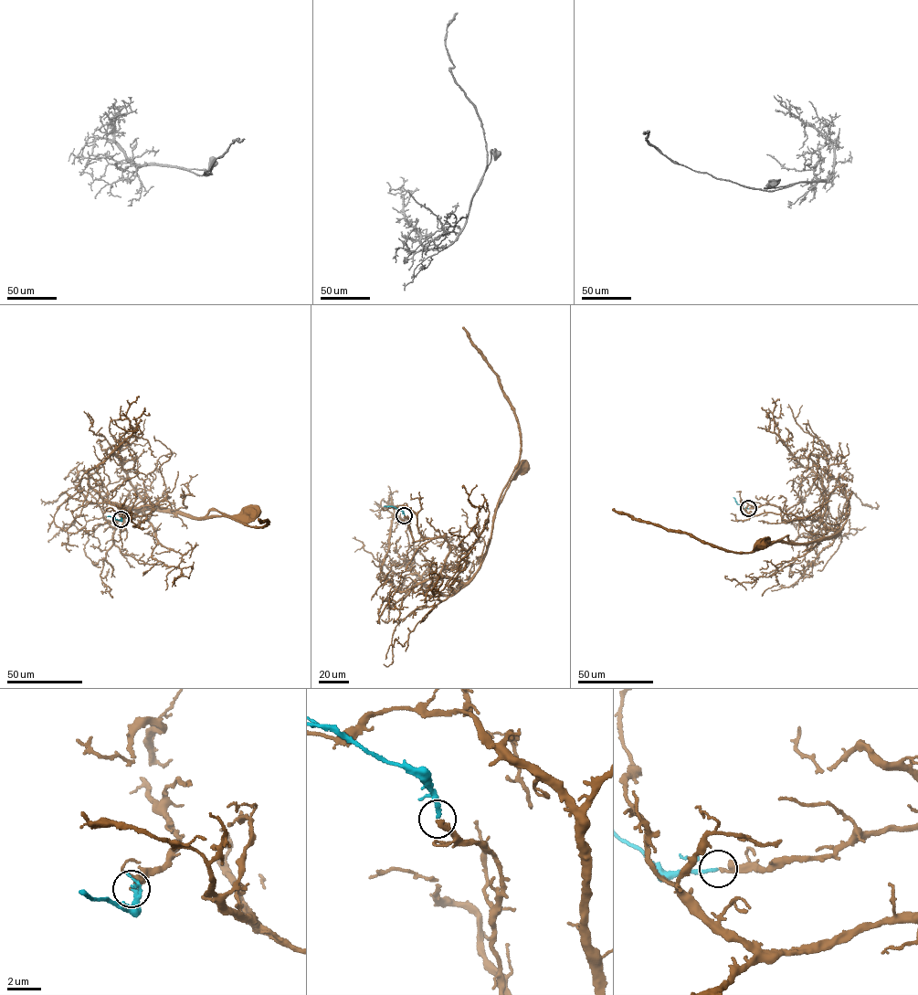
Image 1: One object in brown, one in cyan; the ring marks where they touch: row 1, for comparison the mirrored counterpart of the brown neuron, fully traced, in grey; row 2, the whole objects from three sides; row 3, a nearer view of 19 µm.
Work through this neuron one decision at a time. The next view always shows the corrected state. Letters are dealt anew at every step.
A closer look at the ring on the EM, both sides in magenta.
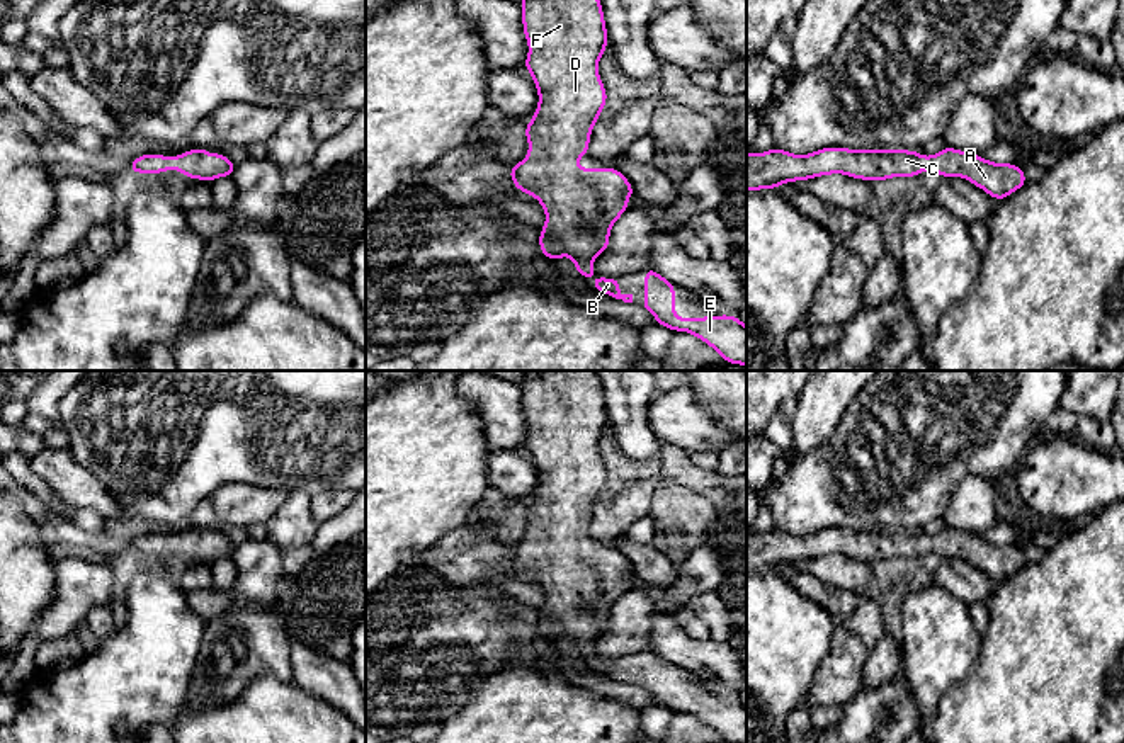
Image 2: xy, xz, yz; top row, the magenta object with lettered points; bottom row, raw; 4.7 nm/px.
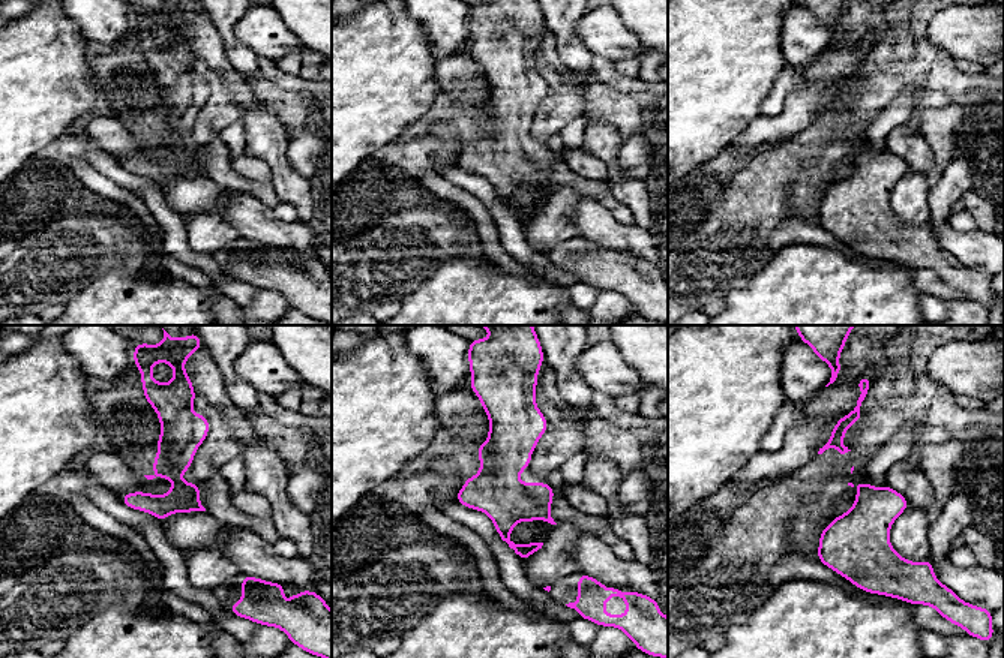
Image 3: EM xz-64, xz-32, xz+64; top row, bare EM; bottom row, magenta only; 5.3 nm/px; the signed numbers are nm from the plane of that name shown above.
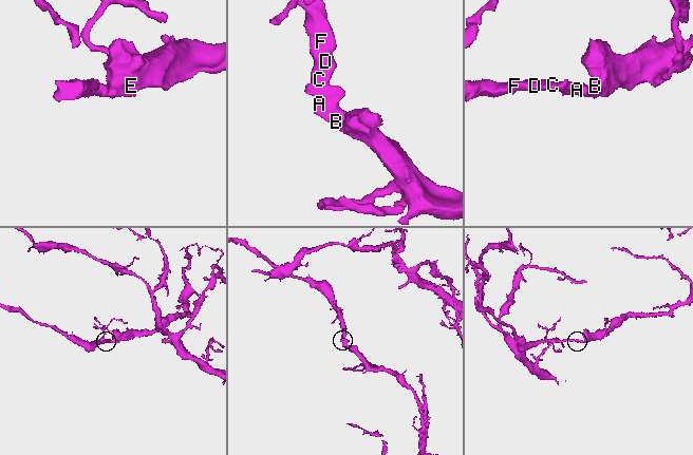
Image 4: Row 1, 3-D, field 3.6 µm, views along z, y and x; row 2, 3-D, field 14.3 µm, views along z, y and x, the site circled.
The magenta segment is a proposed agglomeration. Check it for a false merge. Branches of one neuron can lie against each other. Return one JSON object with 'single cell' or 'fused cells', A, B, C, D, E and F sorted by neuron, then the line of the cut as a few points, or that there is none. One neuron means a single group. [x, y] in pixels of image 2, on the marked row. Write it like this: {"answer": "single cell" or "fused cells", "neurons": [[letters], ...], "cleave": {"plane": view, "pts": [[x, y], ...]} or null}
{"answer": "single cell", "neurons": [["A", "B", "C", "D", "E", "F"]], "cleave": null}

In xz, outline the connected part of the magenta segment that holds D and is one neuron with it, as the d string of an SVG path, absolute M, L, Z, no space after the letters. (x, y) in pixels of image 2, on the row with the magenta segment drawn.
M524 0L522 27L529 44L524 68L532 75L539 94L537 109L524 129L527 156L510 167L517 190L531 194L546 213L539 231L541 253L553 262L571 257L575 270L592 279L593 260L609 252L612 224L627 211L634 196L631 182L616 168L580 168L576 160L588 153L592 128L607 104L597 63L609 36L600 0Z

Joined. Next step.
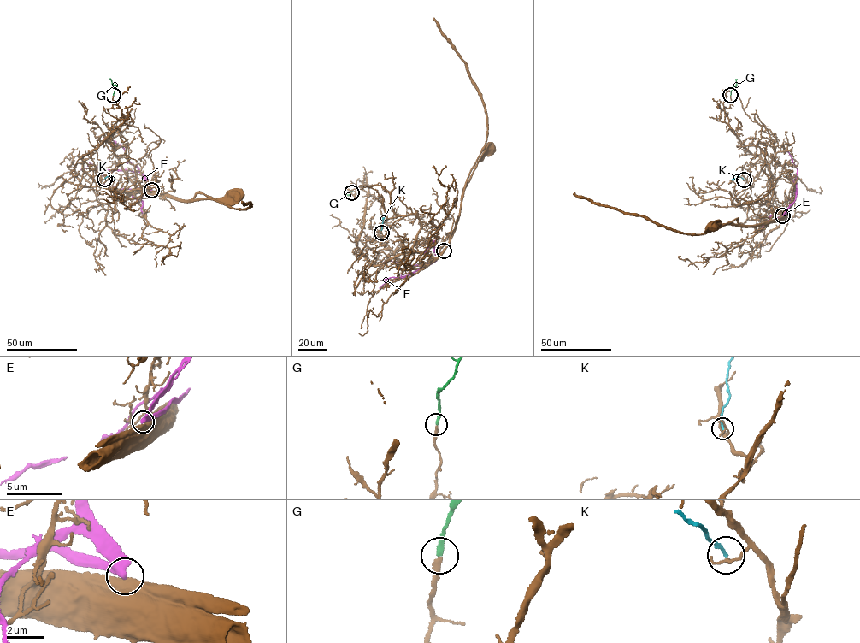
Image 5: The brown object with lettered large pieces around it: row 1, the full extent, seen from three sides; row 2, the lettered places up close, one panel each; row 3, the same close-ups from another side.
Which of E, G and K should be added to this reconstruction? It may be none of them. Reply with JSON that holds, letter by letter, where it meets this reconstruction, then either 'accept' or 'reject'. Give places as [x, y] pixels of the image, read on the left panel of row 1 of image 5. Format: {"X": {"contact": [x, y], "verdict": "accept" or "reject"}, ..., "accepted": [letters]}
{"E": {"contact": [151, 190], "verdict": "reject"}, "G": {"contact": [113, 95], "verdict": "accept"}, "K": {"contact": [104, 179], "verdict": "reject"}, "accepted": ["G"]}

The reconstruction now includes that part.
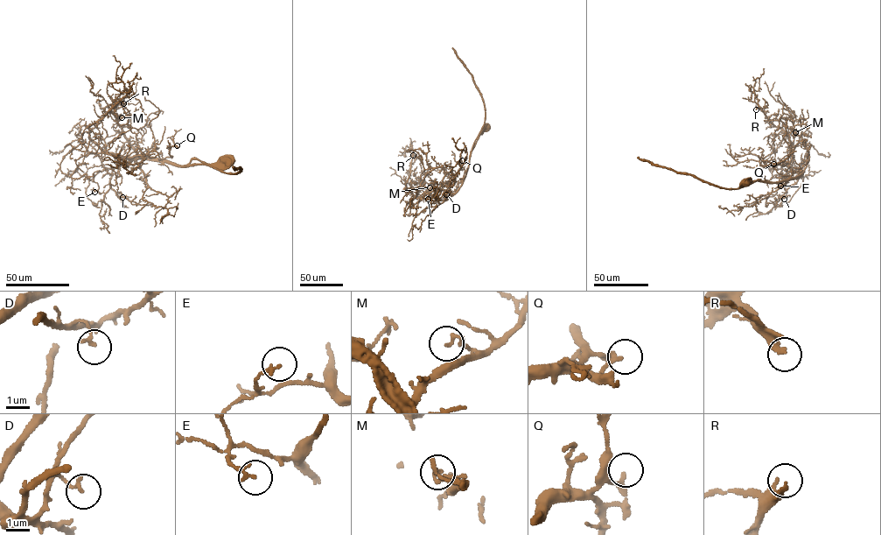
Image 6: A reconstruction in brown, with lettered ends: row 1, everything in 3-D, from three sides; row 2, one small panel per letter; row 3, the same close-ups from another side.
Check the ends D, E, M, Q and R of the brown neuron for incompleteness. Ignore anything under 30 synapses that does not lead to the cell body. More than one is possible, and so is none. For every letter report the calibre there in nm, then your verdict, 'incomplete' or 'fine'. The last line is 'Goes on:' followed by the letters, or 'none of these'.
D: calibre 160 nm; fine
E: calibre 160 nm; fine
M: calibre 140 nm; fine
Q: calibre 160 nm; fine
R: calibre 240 nm; incomplete
Goes on: R

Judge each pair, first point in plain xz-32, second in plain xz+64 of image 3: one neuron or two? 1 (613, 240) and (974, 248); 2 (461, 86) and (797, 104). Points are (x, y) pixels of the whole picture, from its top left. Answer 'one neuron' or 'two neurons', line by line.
1: one neuron
2: two neurons

